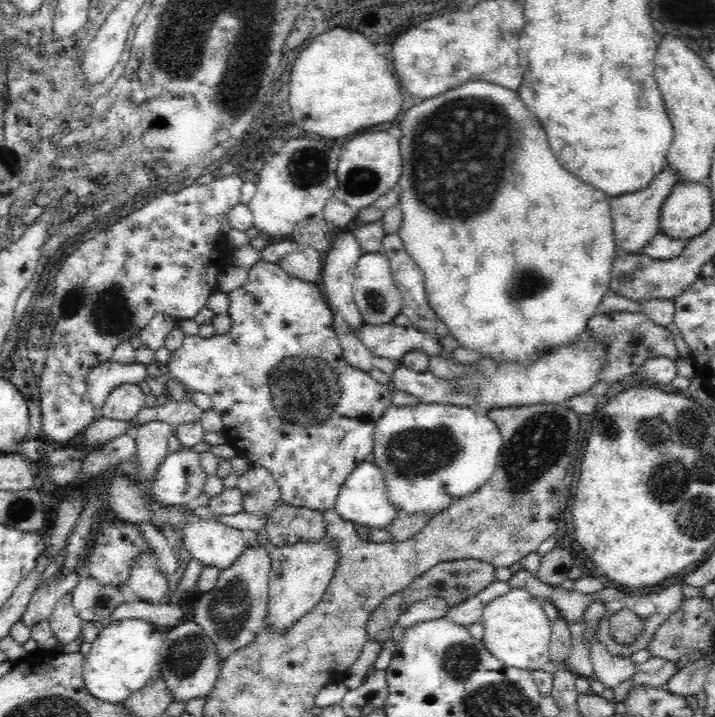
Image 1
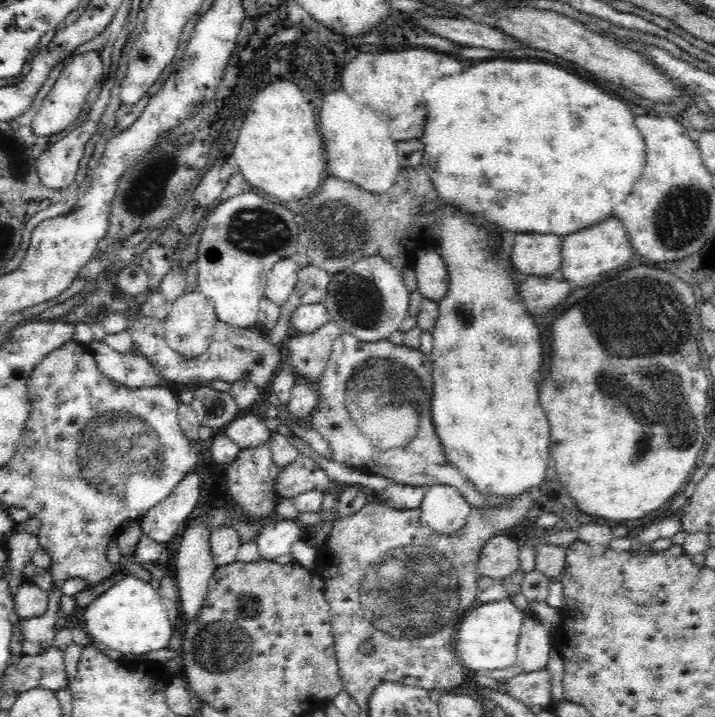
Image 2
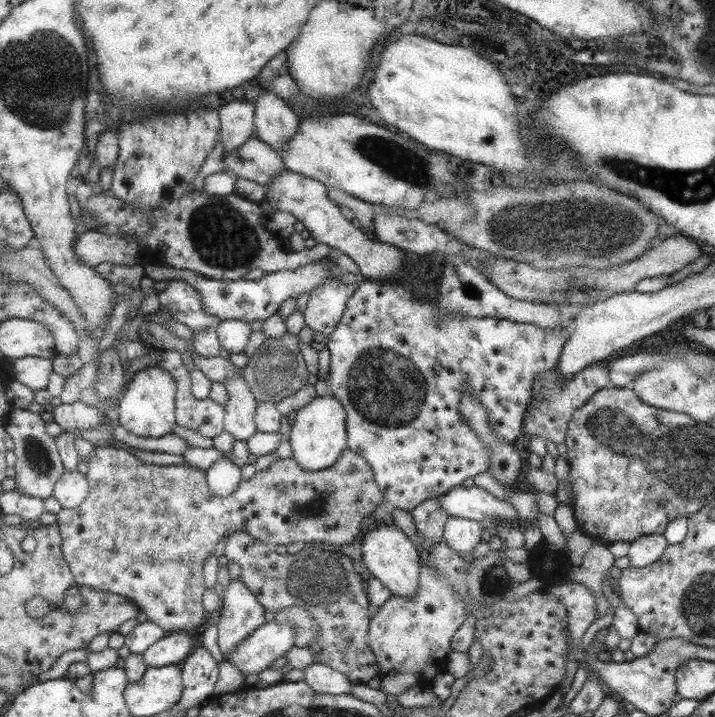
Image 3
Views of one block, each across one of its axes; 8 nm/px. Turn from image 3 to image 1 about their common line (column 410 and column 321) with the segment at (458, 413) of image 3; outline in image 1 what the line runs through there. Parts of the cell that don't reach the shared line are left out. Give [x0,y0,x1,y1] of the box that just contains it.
[165,260,392,511]

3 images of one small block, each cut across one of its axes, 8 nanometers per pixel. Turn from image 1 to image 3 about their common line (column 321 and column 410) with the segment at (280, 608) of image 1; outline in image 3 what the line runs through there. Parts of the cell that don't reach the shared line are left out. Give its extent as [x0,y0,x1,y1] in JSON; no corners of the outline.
[362,521,422,599]

